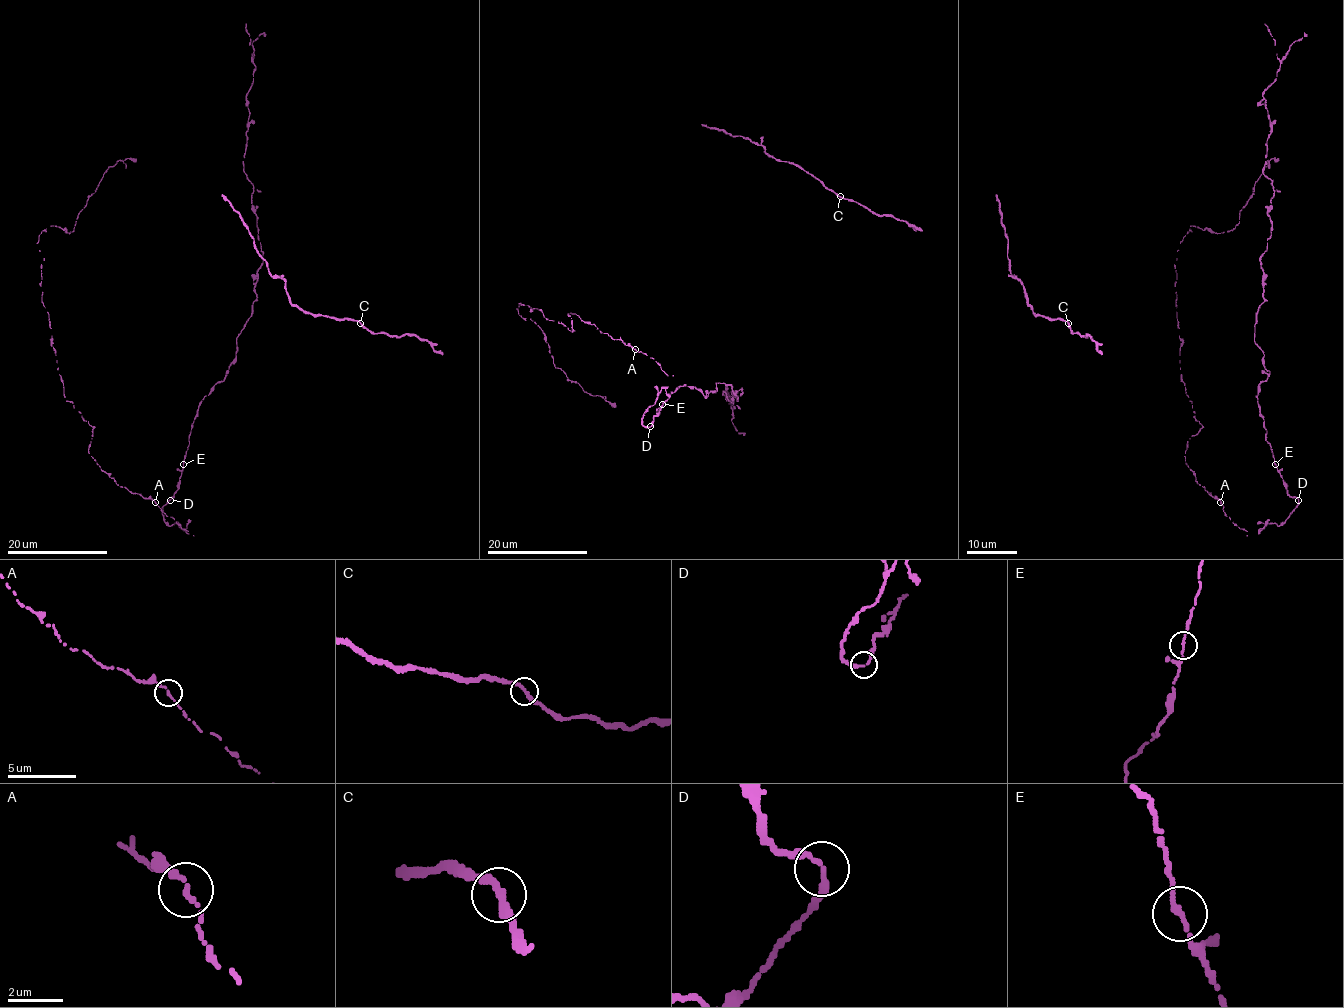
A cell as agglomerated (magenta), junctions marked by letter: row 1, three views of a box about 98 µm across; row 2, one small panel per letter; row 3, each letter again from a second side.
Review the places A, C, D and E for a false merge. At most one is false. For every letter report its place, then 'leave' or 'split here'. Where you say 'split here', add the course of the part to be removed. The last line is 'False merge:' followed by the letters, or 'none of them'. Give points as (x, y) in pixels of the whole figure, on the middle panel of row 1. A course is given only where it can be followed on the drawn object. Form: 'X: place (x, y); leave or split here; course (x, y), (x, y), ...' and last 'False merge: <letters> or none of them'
A: place (635, 349); leave
C: place (840, 196); leave
D: place (650, 426); leave
E: place (662, 404); leave
False merge: none of them

